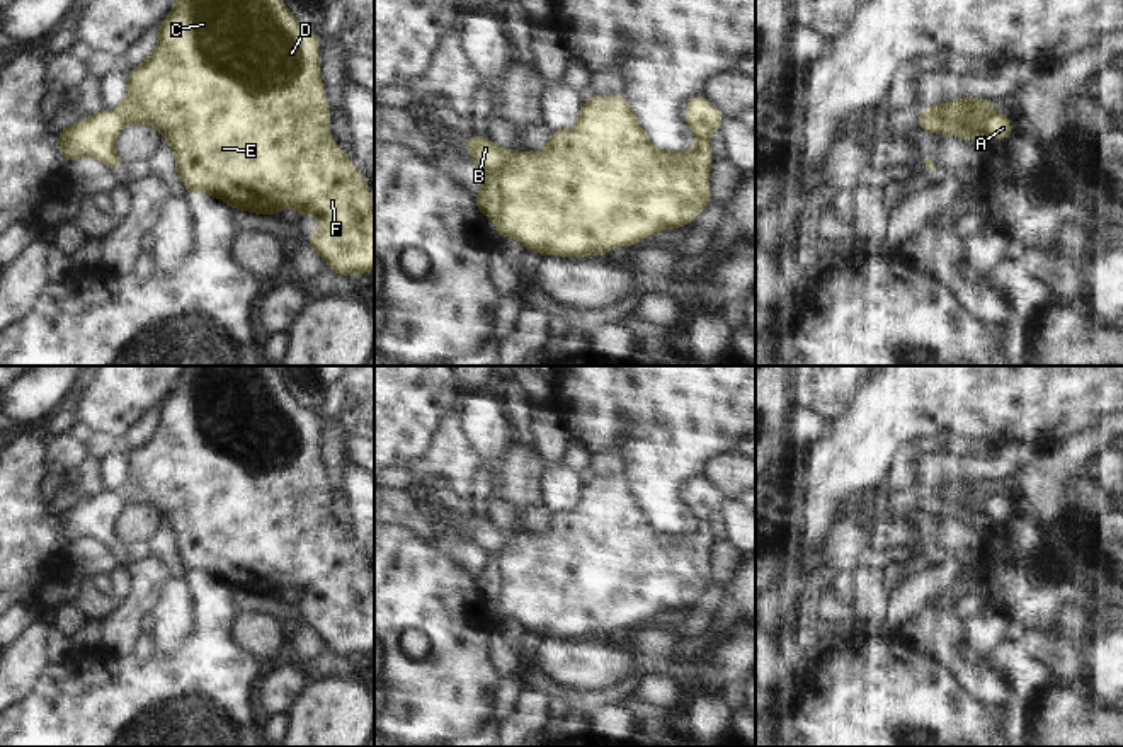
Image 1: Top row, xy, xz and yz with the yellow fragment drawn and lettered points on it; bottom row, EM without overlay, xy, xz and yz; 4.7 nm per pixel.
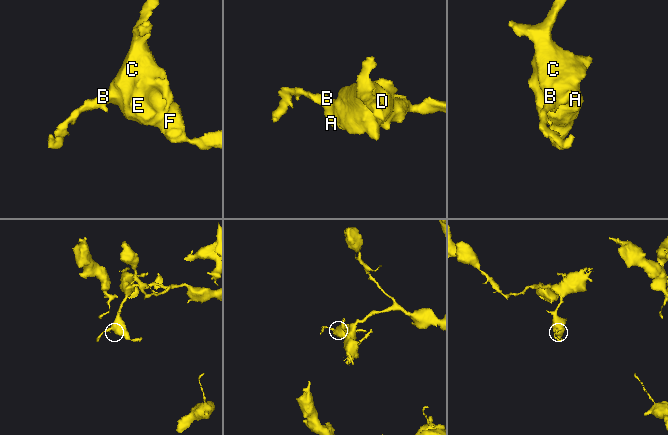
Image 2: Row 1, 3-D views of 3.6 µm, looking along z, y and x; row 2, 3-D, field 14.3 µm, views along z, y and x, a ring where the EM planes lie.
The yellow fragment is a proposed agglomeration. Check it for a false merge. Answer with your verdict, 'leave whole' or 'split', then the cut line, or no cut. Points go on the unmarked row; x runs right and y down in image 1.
split; cut in xz along (502, 531), (502, 548), (497, 557), (501, 593), (495, 601)

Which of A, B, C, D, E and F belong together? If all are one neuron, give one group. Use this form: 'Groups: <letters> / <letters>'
Groups: A C D E F / B

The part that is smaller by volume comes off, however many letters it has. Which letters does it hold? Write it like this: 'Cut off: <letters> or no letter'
Cut off: B

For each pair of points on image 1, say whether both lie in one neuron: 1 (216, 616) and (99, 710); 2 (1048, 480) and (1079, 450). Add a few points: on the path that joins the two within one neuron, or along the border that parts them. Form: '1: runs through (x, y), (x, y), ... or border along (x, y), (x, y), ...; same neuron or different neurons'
1: runs through (199, 649), (145, 703), (131, 710); same neuron
2: runs through (1055, 473), (1072, 456); same neuron

